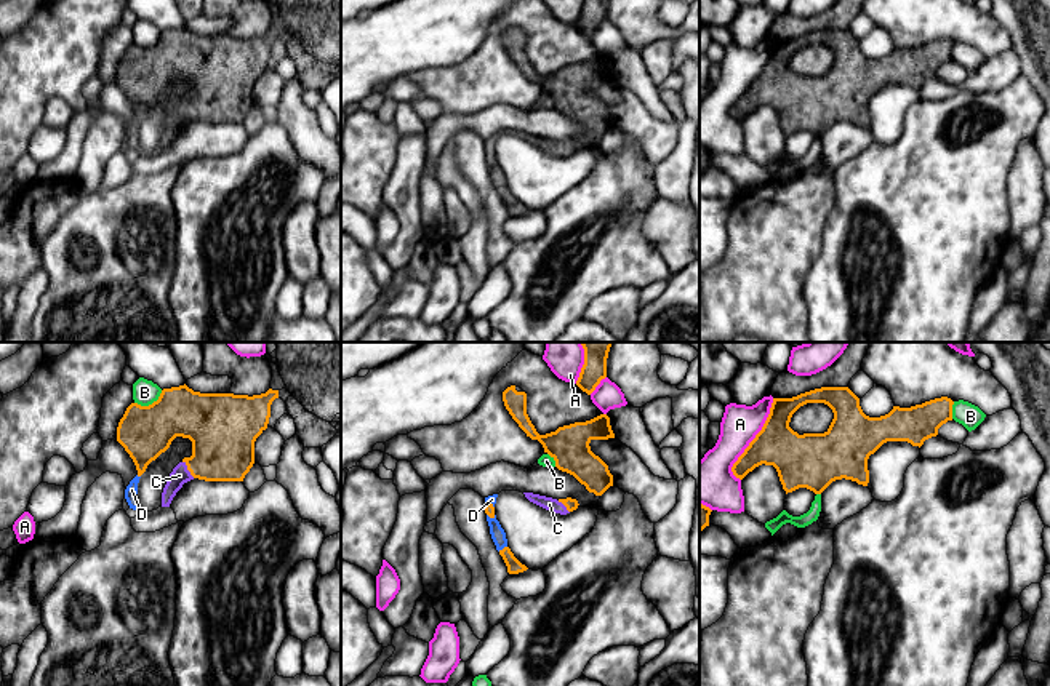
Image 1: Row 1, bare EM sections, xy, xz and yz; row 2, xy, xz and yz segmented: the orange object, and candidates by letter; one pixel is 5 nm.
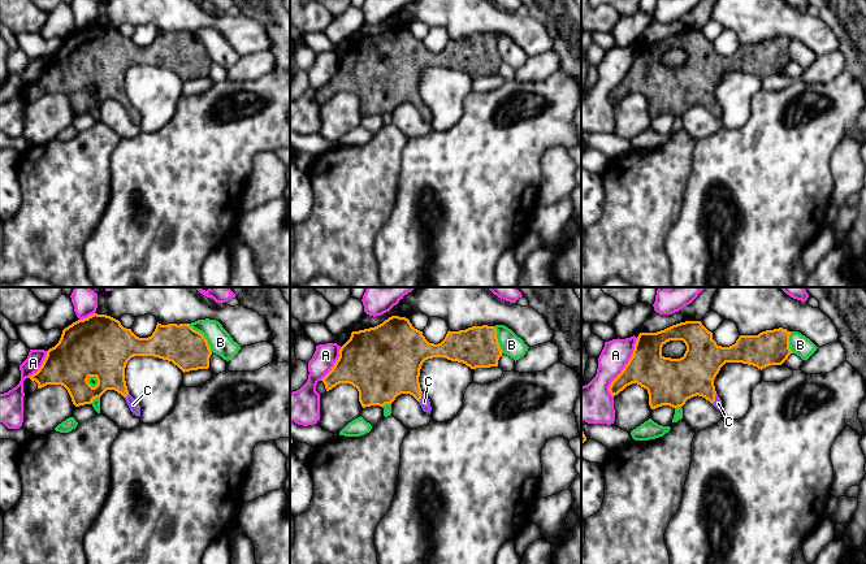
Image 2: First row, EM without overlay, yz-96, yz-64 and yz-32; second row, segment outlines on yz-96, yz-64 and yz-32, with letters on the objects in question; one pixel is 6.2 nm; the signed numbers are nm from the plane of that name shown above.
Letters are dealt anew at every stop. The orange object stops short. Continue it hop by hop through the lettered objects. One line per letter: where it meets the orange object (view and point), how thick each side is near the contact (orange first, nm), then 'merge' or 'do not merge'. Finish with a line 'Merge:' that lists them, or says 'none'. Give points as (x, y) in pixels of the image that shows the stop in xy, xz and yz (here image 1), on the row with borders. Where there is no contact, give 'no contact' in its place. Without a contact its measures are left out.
A: meets orange in yz at (753, 440); 240 nm thick on the orange side, 190 nm on the other; do not merge
B: meets orange in xy at (149, 405); 260 nm thick on the orange side, 130 nm on the other; do not merge
C: meets orange in xy at (188, 469); 320 nm thick on the orange side, 90 nm on the other; merge
D: meets orange in xz at (503, 549); 80 nm thick on the orange side, 70 nm on the other; merge
Merge: C, D

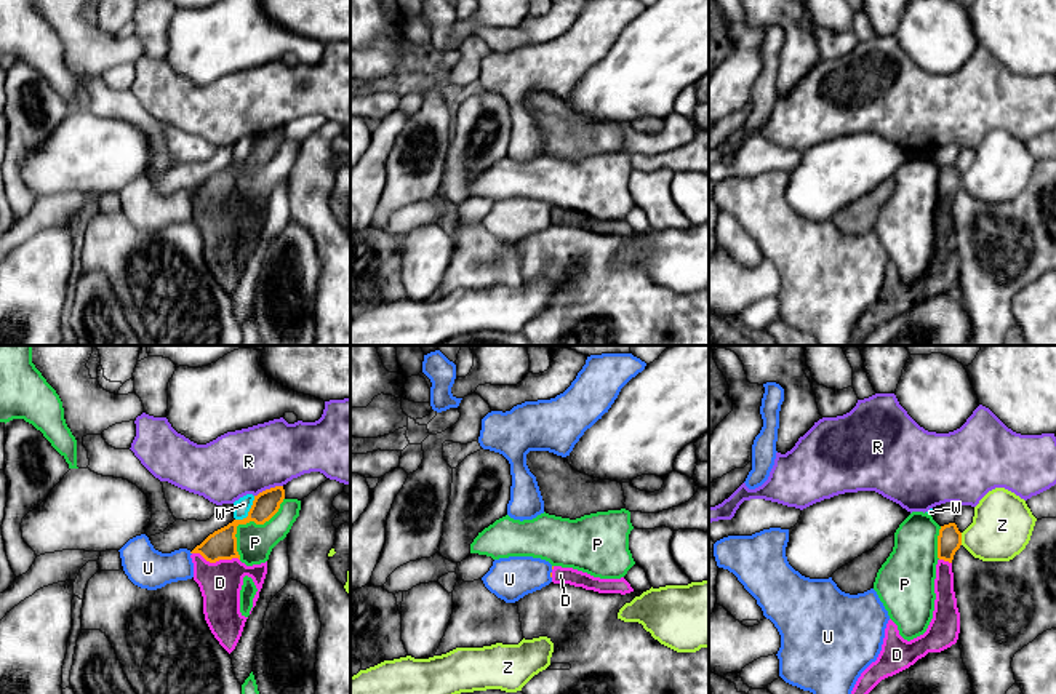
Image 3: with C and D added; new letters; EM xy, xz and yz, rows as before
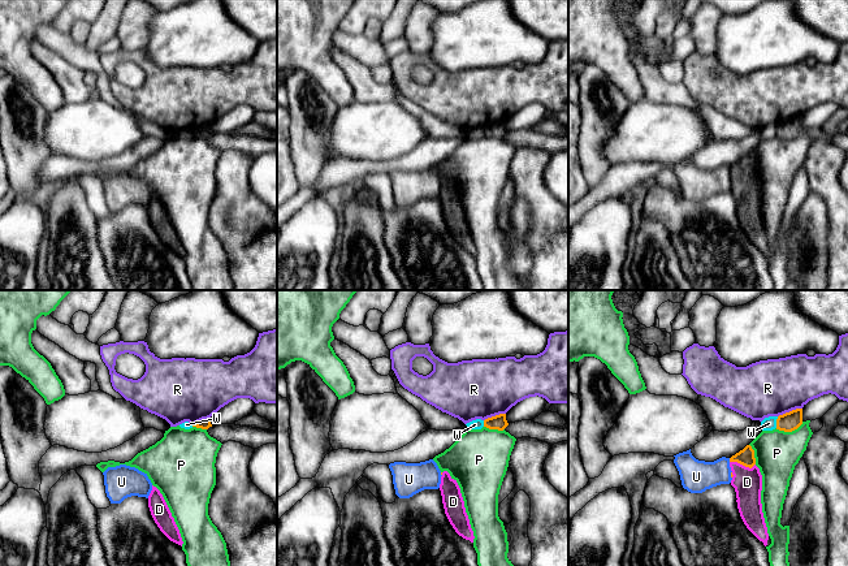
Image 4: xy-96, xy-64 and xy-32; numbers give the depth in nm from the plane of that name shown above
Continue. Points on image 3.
D: meets orange in xy at (216, 560); 150 nm thick on the orange side, 220 nm on the other; merge
P: meets orange in xy at (247, 522); 150 nm thick on the orange side, 190 nm on the other; do not merge
R: meets orange in xy at (268, 490); 140 nm thick on the orange side, 320 nm on the other; do not merge
U: meets orange in xz at (551, 574); 20 nm thick on the orange side, 220 nm on the other; do not merge
W: meets orange in xy at (248, 512); 150 nm thick on the orange side, 80 nm on the other; do not merge
Z: meets orange in yz at (960, 539); 120 nm thick on the orange side, 300 nm on the other; do not merge
Merge: D

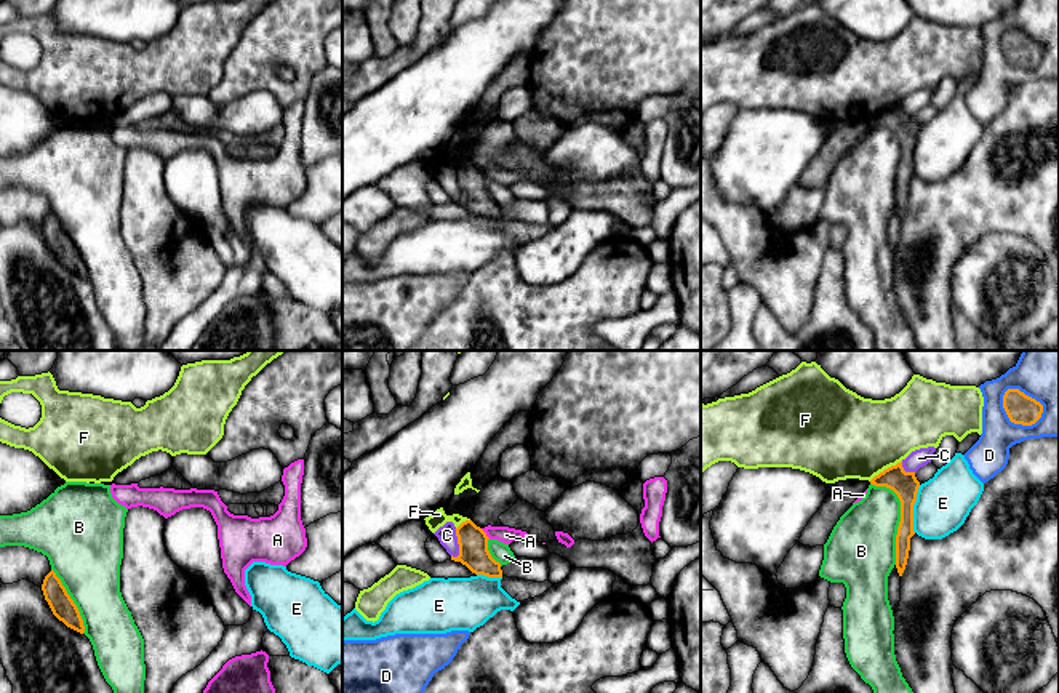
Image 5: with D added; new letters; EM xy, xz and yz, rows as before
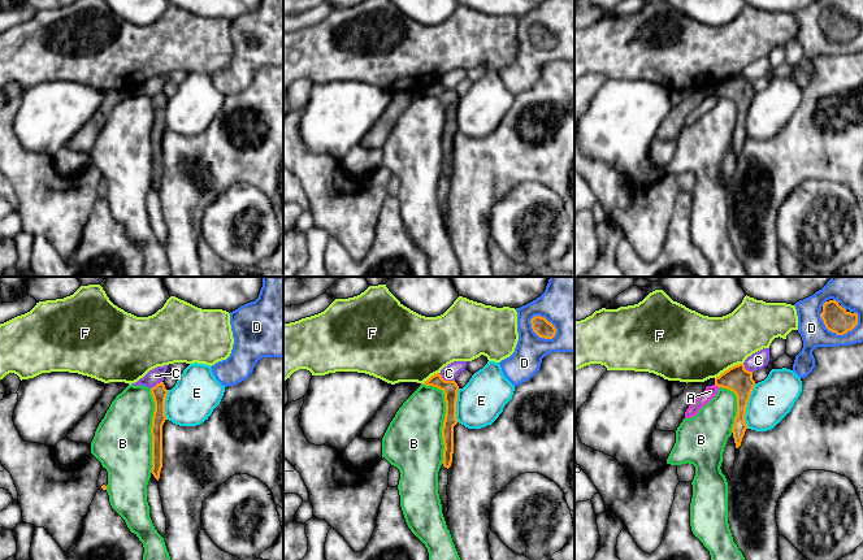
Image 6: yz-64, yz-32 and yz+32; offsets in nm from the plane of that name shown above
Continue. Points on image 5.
A: meets orange in xz at (485, 533); 150 nm thick on the orange side, 90 nm on the other; do not merge
B: meets orange in yz at (901, 517); 130 nm thick on the orange side, 340 nm on the other; do not merge
C: meets orange in xz at (458, 543); 150 nm thick on the orange side, 100 nm on the other; do not merge
D: meets orange in yz at (1008, 416); 150 nm thick on the orange side, 220 nm on the other; do not merge
E: meets orange in yz at (912, 509); 130 nm thick on the orange side, 280 nm on the other; do not merge
F: meets orange in yz at (885, 469); 130 nm thick on the orange side, 420 nm on the other; do not merge
Merge: none

